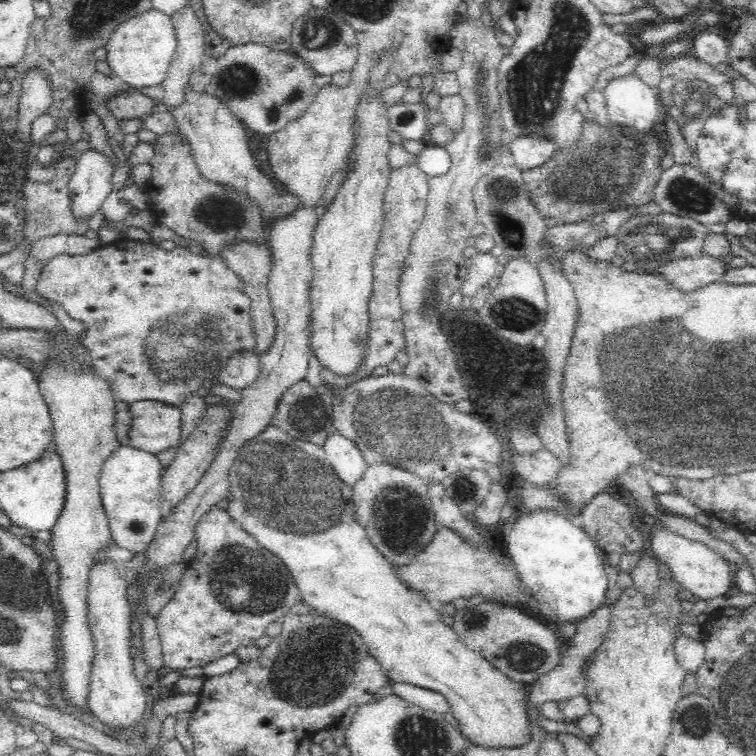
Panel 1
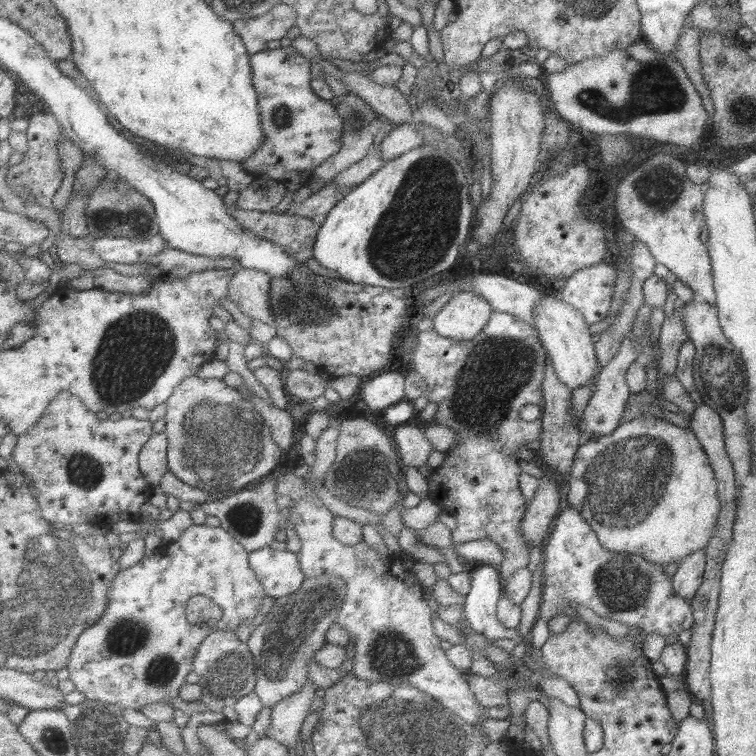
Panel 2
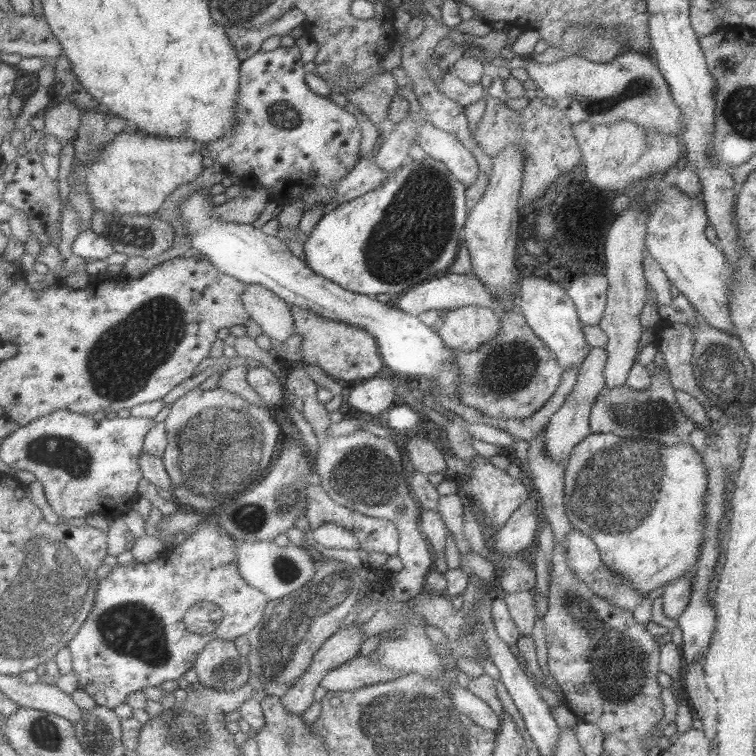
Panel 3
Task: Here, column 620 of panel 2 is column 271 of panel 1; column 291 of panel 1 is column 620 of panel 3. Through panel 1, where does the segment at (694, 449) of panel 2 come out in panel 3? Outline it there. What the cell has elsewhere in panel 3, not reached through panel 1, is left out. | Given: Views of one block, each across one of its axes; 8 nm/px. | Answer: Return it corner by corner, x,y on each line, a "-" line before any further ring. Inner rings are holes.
590,432
571,449
565,462
563,508
572,528
595,544
605,567
623,575
635,591
646,595
695,567
705,524
701,501
705,488
705,463
689,442
667,446
639,437

